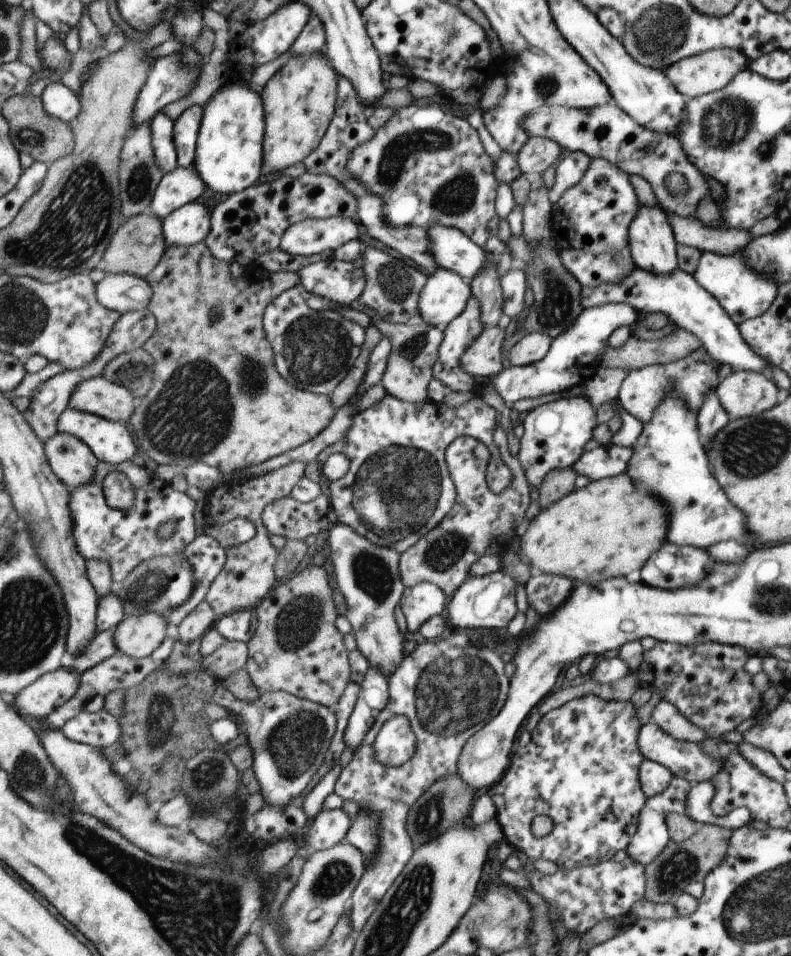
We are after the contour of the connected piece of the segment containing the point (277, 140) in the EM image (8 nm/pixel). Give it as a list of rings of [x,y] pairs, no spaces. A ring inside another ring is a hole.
[[[315,52],[313,56],[293,56],[287,64],[273,76],[262,92],[266,114],[266,137],[264,140],[265,172],[280,174],[283,170],[304,162],[305,158],[319,148],[319,144],[330,128],[338,101],[340,75],[331,66],[327,54]]]

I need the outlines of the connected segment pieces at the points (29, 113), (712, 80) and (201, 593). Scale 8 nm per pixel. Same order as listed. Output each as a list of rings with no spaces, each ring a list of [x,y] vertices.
[[[28,90],[15,94],[2,104],[2,113],[11,124],[11,140],[21,154],[29,154],[34,161],[47,163],[49,166],[60,158],[67,158],[75,152],[75,130],[72,125],[49,116],[41,102],[41,97],[33,96]]]
[[[719,48],[705,51],[687,58],[682,58],[665,68],[665,74],[686,99],[702,96],[703,94],[723,89],[727,82],[733,80],[739,72],[747,69],[749,62],[746,56],[738,50]]]
[[[199,535],[193,544],[185,548],[184,559],[191,562],[195,572],[195,592],[193,596],[179,608],[174,609],[167,619],[170,628],[175,630],[186,616],[189,616],[201,602],[206,600],[213,581],[223,570],[227,560],[227,549],[223,548],[211,535]]]

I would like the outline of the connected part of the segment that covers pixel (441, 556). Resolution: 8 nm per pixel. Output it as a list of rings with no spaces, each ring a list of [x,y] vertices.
[[[499,427],[494,434],[495,448],[500,452],[503,464],[513,470],[513,481],[501,492],[491,492],[485,482],[485,466],[489,462],[489,452],[471,437],[457,437],[445,450],[447,472],[455,487],[455,502],[425,536],[421,536],[413,546],[401,553],[399,574],[403,586],[411,588],[420,582],[434,583],[442,589],[447,598],[457,591],[469,576],[470,568],[487,554],[501,556],[515,536],[515,530],[525,522],[525,510],[529,506],[529,486],[517,457],[507,449],[506,433]]]

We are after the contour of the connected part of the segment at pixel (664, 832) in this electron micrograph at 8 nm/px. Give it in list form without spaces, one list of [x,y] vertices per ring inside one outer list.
[[[672,777],[667,784],[667,788],[661,794],[646,798],[645,805],[637,818],[637,828],[635,834],[630,839],[630,844],[626,847],[625,853],[627,857],[632,858],[635,862],[648,864],[663,851],[663,848],[670,842],[669,831],[666,827],[666,814],[669,812],[683,813],[685,810],[685,798],[690,789],[690,784],[683,778]]]

